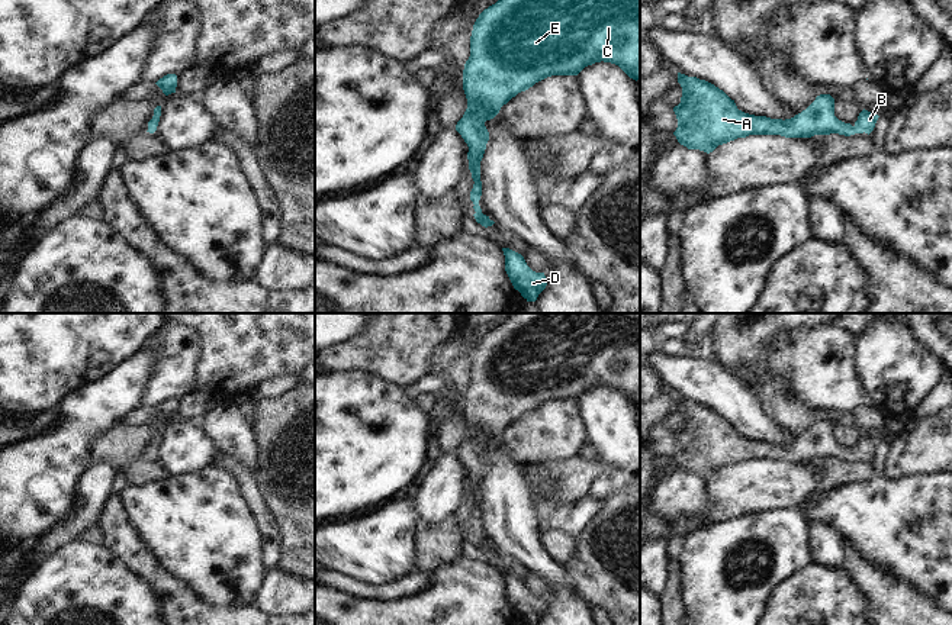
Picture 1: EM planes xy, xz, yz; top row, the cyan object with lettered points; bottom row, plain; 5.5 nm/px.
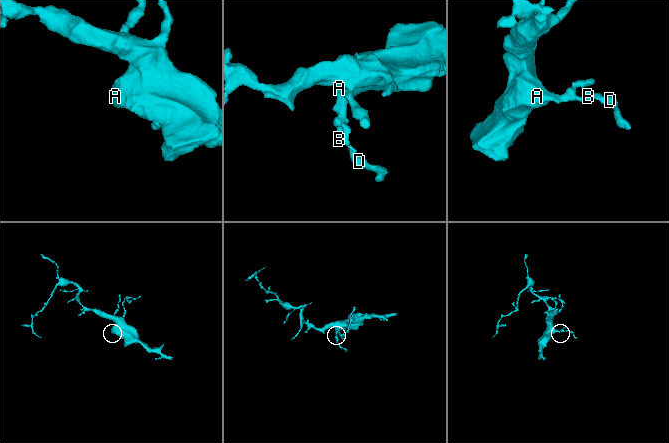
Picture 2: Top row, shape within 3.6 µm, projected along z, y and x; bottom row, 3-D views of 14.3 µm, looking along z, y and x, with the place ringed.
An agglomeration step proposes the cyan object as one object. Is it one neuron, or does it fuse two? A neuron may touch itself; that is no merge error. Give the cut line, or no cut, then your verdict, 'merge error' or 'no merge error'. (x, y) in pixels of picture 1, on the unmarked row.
cut none; no merge error

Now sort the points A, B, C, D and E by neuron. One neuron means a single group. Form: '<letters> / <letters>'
A B C D E

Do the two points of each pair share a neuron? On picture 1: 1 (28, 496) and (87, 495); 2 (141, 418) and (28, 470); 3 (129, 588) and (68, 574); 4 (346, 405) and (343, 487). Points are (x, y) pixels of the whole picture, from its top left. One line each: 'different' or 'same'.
1: different
2: different
3: same
4: same

